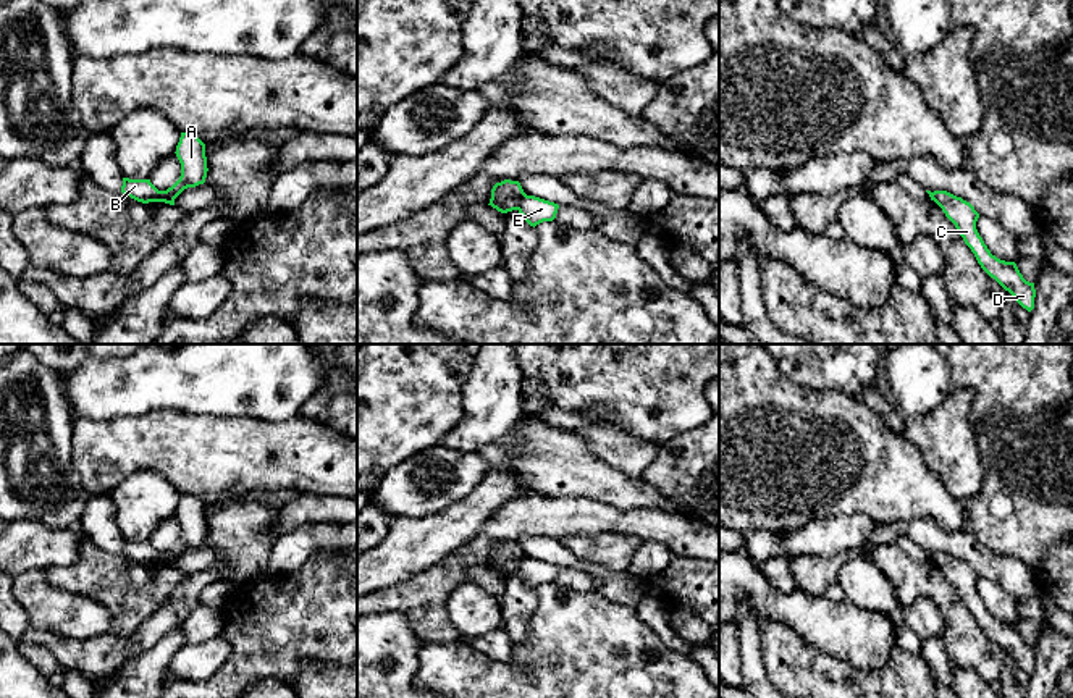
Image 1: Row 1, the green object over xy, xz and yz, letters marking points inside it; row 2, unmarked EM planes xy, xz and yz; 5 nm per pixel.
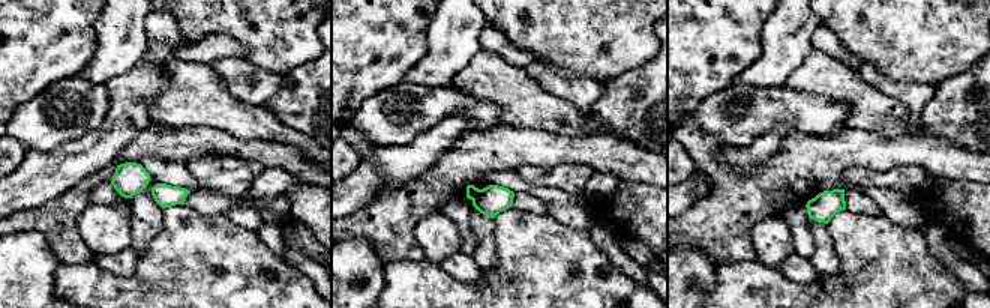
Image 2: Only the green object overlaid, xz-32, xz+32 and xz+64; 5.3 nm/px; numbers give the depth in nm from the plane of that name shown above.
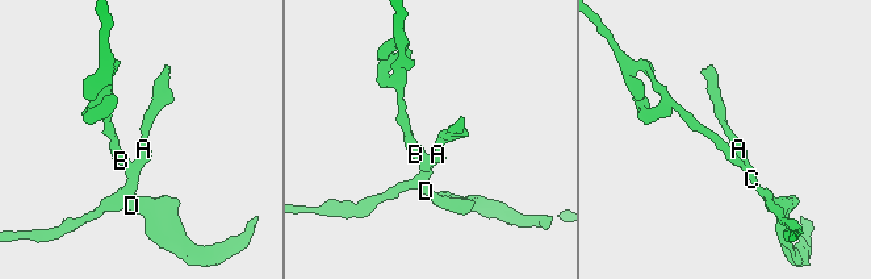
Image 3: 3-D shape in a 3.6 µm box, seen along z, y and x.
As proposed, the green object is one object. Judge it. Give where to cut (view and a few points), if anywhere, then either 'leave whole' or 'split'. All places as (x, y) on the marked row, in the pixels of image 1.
cut in xz along (525, 194), (516, 209); split

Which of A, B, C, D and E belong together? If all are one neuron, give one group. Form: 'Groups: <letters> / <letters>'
Groups: A C D E / B

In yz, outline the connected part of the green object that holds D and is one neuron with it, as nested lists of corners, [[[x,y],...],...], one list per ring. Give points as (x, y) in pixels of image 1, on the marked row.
[[[934,191],[932,200],[942,208],[945,217],[955,225],[965,244],[974,254],[981,268],[994,278],[1016,302],[1031,312],[1034,309],[1034,283],[1023,278],[1015,262],[1005,262],[991,254],[976,229],[979,213],[974,207],[947,191]]]

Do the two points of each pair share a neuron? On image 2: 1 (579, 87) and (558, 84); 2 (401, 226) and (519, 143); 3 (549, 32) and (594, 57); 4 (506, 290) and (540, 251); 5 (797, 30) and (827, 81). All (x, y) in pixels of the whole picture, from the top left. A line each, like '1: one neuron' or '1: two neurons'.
1: one neuron
2: one neuron
3: one neuron
4: one neuron
5: two neurons

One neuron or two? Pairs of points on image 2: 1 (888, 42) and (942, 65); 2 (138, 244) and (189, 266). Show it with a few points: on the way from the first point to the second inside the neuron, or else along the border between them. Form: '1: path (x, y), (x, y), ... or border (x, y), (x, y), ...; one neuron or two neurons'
1: path (902, 42), (920, 42), (929, 51); one neuron
2: border (162, 215), (161, 230), (140, 257); two neurons

